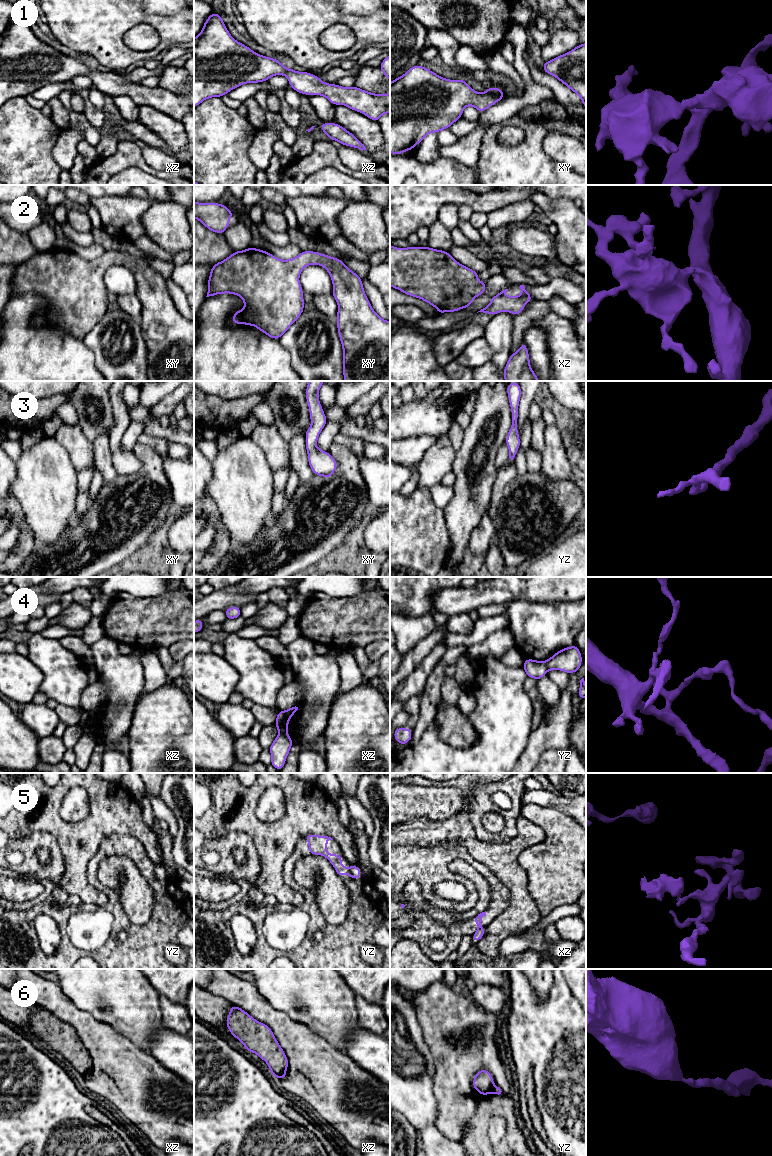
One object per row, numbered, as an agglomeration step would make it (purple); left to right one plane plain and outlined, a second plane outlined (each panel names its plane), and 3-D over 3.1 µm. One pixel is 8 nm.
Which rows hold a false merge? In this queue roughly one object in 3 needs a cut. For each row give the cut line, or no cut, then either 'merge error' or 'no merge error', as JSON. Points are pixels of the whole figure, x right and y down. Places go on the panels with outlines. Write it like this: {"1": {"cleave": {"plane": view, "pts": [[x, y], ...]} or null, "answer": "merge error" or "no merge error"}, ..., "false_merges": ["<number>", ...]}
{"1": {"cleave": null, "answer": "no merge error"}, "2": {"cleave": null, "answer": "no merge error"}, "3": {"cleave": null, "answer": "no merge error"}, "4": {"cleave": {"plane": "yz", "pts": [[545, 661], [545, 665], [549, 669]]}, "answer": "merge error"}, "5": {"cleave": {"plane": "yz", "pts": [[352, 866], [350, 875]]}, "answer": "merge error"}, "6": {"cleave": {"plane": "yz", "pts": [[494, 1086], [490, 1092]]}, "answer": "merge error"}, "false_merges": ["4", "5", "6"]}

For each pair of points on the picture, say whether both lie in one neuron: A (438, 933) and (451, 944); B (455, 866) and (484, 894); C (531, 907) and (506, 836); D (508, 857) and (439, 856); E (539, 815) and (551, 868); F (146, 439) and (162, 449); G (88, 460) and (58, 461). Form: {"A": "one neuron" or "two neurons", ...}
{"A": "one neuron", "B": "one neuron", "C": "two neurons", "D": "two neurons", "E": "one neuron", "F": "one neuron", "G": "two neurons"}

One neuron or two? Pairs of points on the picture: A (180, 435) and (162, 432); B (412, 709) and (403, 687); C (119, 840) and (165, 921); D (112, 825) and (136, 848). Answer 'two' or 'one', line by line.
A: one
B: two
C: one
D: two

